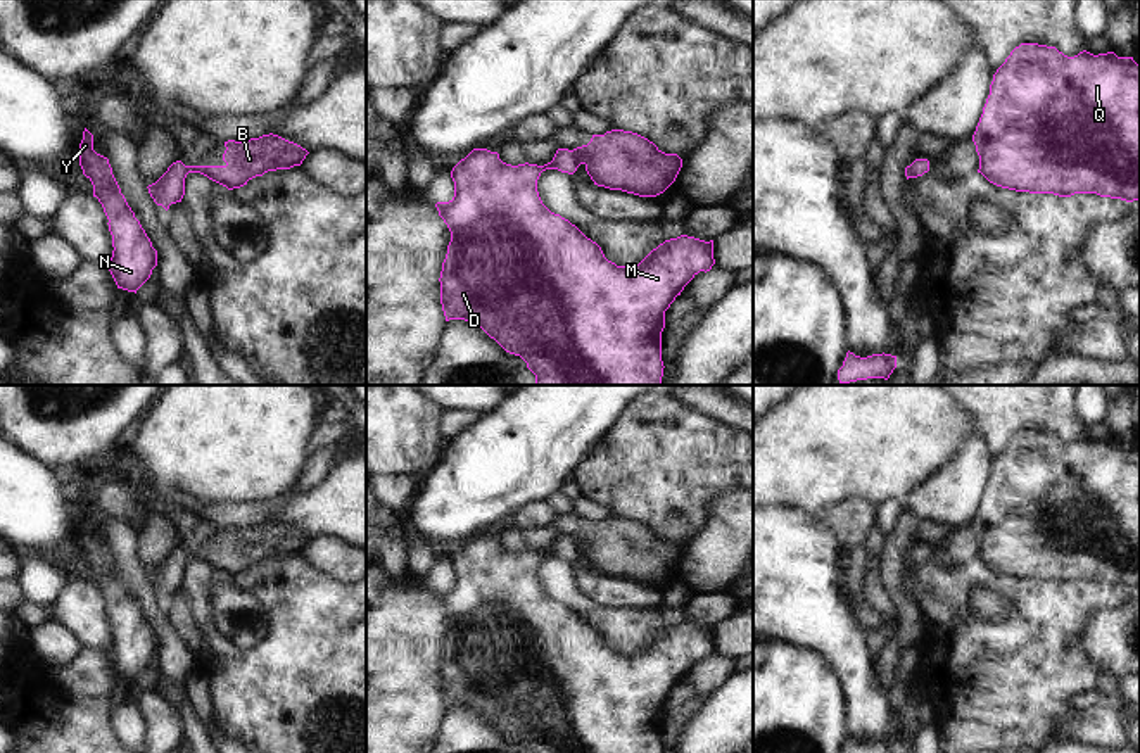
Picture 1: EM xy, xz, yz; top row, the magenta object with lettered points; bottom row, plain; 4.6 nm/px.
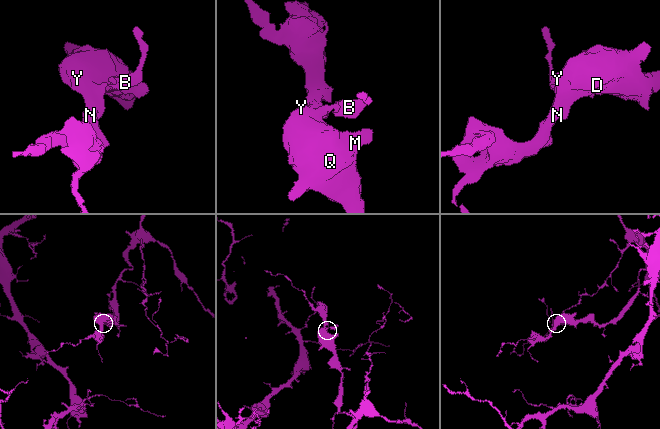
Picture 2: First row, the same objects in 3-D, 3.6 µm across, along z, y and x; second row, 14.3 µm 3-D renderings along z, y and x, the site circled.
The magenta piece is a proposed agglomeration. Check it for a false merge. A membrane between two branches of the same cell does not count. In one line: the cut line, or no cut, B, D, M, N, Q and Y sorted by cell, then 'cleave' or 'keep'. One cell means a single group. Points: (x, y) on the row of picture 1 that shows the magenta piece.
cut xz (570, 151), (579, 164); groups B / D M N Q Y; cleave

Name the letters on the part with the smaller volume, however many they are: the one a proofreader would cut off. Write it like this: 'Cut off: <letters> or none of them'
Cut off: B

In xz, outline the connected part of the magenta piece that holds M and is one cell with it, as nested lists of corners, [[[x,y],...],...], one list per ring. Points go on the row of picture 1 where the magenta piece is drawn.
[[[473,149],[453,168],[454,197],[435,204],[451,231],[439,278],[446,321],[465,320],[480,326],[506,352],[527,363],[535,375],[535,385],[662,385],[665,311],[700,271],[712,269],[713,240],[681,235],[660,244],[637,266],[617,266],[596,242],[568,219],[551,212],[539,197],[537,180],[542,171],[573,174],[577,168],[568,149],[558,149],[544,166],[511,166],[503,162],[497,152]]]

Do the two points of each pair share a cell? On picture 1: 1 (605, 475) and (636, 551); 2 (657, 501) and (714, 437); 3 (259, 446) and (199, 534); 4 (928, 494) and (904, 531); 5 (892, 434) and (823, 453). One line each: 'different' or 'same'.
1: different
2: same
3: different
4: different
5: same

